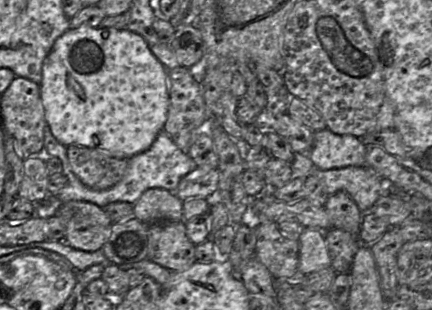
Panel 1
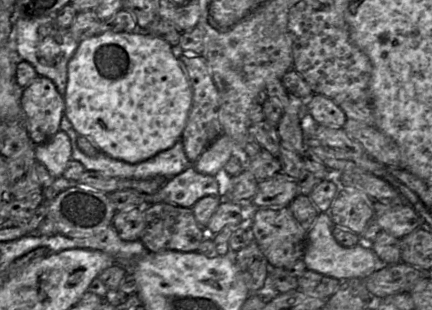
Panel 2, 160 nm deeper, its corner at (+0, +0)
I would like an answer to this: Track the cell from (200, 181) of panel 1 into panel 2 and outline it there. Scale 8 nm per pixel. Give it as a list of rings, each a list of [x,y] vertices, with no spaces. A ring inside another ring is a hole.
[[[193,166],[171,177],[154,193],[144,194],[145,205],[168,203],[192,208],[202,197],[218,195],[217,176],[202,174]]]

